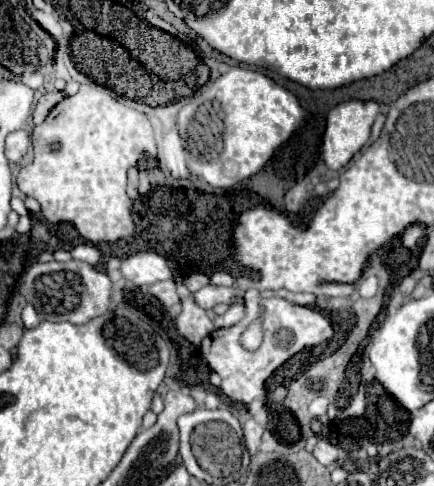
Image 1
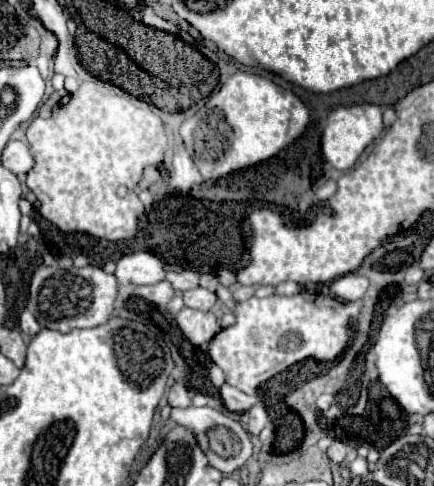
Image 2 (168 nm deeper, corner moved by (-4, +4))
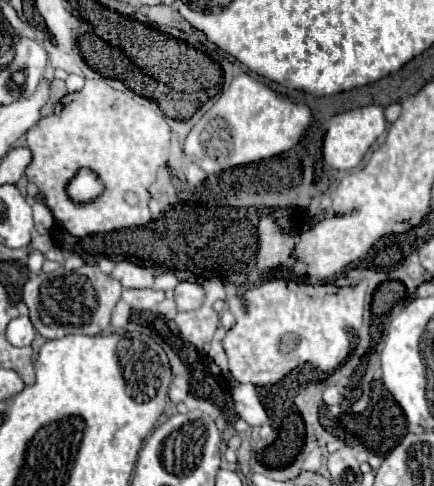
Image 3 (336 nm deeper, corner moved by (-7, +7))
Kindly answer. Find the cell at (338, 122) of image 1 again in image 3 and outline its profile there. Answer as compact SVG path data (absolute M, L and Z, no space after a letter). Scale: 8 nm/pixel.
M379 105L359 107L359 109L345 111L345 113L339 113L339 115L331 117L329 129L325 133L325 143L323 143L325 163L335 167L335 169L343 169L343 171L349 171L349 169L357 167L361 163L363 155L367 153L367 149L385 131L385 127L387 127L387 121L383 117L383 107L379 107Z

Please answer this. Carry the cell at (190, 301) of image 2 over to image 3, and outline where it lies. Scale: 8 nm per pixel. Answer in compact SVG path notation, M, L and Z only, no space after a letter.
M181 281L175 287L175 301L177 301L177 309L179 311L191 311L191 309L199 309L199 305L205 299L205 291L201 285L197 283L189 283L189 281Z

